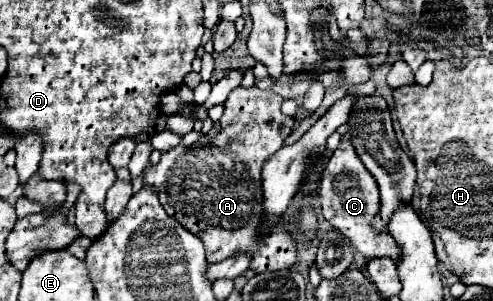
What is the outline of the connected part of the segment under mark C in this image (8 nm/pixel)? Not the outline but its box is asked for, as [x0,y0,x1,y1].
[320,141,400,263]

